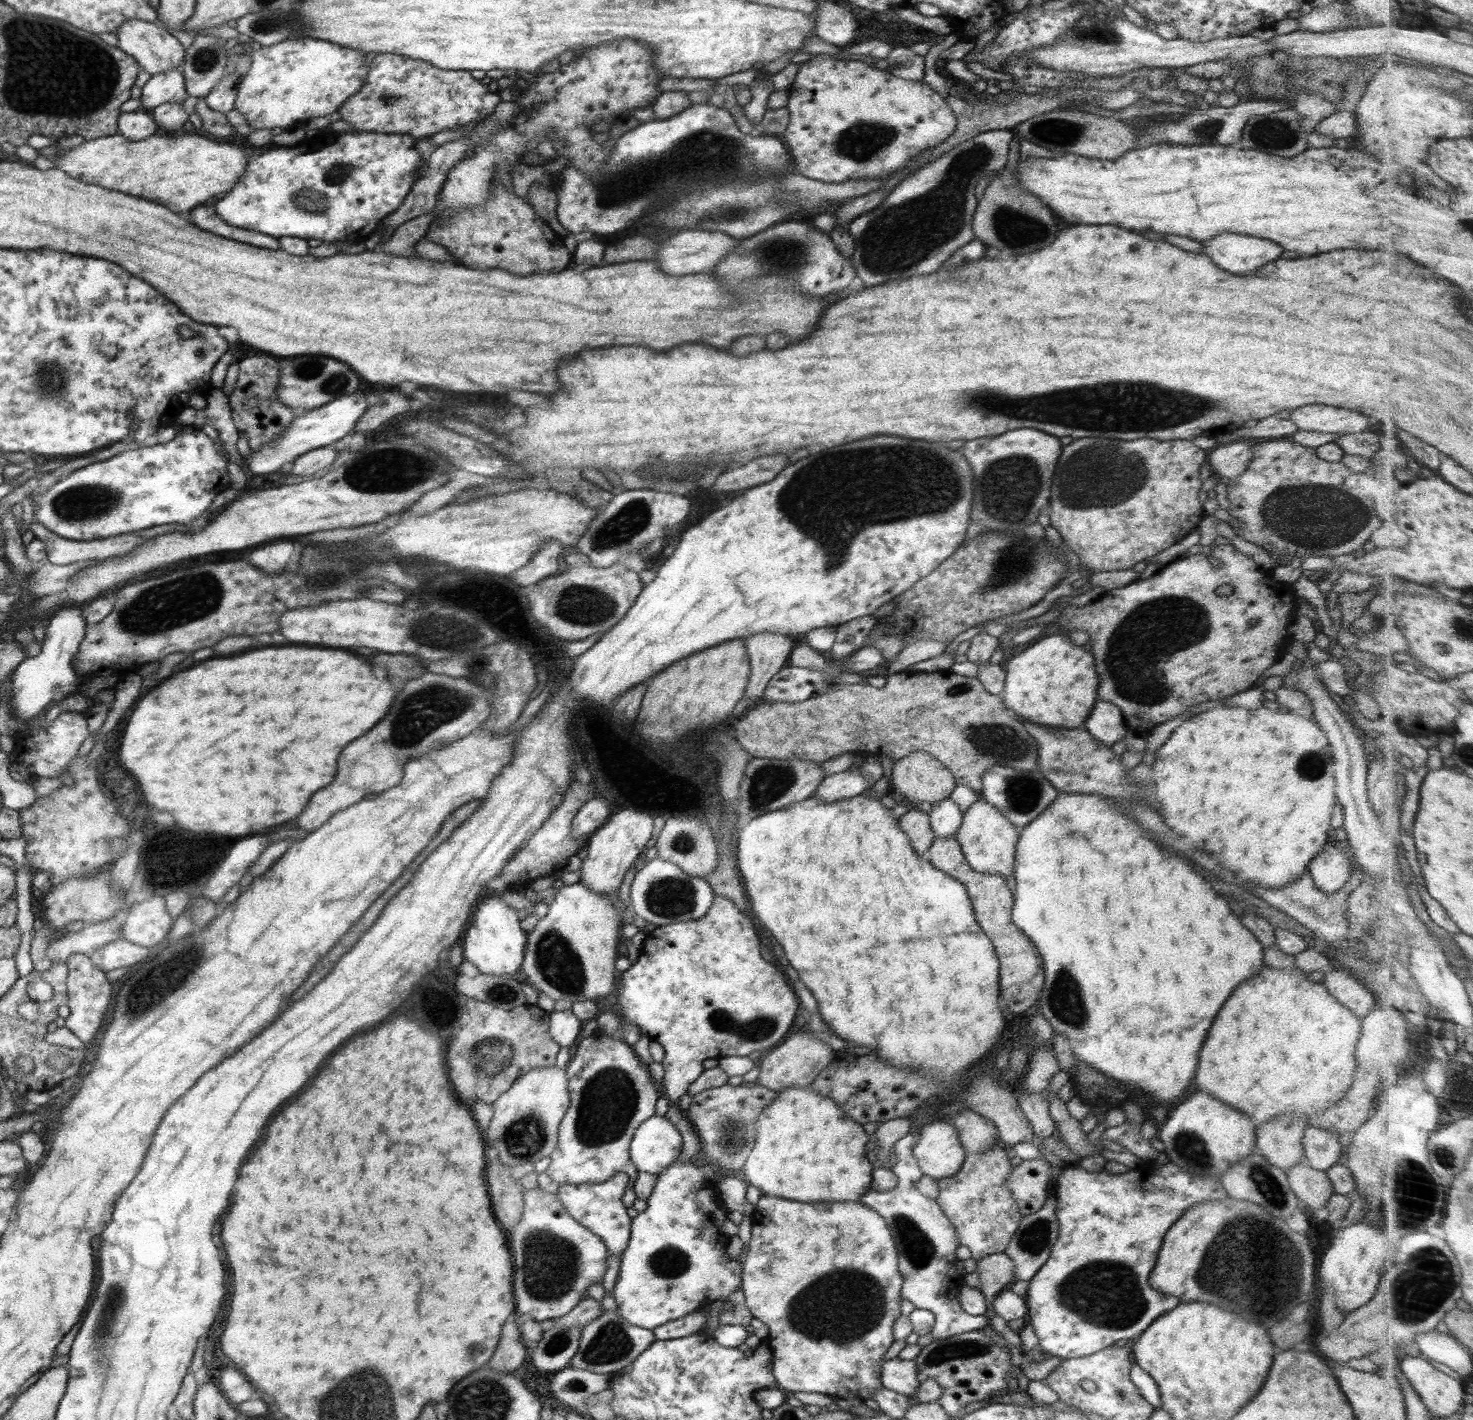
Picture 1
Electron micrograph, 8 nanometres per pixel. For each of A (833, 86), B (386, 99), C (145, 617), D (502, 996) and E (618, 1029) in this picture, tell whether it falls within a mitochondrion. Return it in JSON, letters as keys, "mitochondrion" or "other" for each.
{"A":"other","B":"mitochondrion","C":"mitochondrion","D":"mitochondrion","E":"other"}

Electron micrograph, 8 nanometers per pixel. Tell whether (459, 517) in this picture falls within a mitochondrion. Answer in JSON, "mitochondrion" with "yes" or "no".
{"mitochondrion":"no"}

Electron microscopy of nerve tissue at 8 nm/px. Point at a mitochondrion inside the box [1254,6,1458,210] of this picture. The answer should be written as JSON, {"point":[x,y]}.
{"point":[1271,78]}

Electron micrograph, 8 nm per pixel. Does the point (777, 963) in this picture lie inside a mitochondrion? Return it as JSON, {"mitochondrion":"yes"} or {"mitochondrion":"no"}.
{"mitochondrion":"no"}

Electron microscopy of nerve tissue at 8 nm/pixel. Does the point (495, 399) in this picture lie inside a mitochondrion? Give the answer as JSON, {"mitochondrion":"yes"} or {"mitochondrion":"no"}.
{"mitochondrion":"no"}

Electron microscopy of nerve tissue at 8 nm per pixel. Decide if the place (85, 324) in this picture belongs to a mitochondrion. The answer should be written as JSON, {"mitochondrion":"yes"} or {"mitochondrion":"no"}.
{"mitochondrion":"no"}

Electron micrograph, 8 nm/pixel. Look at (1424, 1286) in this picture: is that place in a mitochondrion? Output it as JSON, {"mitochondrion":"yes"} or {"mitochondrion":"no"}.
{"mitochondrion":"yes"}

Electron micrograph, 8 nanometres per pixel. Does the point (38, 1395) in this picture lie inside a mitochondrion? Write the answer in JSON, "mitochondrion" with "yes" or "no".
{"mitochondrion":"no"}

